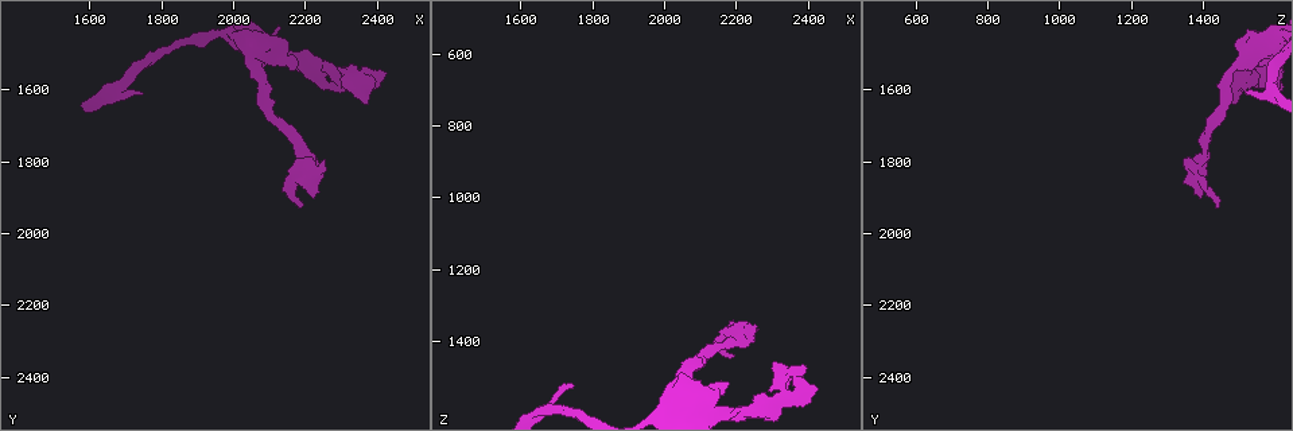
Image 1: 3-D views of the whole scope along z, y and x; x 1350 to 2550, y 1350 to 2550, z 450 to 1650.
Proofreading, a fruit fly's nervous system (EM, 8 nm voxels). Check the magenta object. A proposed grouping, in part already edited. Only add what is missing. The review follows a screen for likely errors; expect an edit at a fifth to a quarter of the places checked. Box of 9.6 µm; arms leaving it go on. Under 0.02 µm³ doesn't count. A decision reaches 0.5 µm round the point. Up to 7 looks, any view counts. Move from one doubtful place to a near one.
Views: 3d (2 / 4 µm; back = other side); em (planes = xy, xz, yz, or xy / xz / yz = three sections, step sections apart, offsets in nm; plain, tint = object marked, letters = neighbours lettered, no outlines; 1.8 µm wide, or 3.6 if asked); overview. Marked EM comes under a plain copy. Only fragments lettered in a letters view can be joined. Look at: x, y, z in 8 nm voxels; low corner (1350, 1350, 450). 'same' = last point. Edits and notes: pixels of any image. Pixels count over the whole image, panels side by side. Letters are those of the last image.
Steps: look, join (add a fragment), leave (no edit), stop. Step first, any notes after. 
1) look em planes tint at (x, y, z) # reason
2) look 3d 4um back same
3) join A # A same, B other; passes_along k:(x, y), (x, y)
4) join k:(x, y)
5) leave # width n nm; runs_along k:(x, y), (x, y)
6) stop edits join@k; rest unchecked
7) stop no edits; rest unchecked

look 3d 4um at (2080, 1470, 1590)

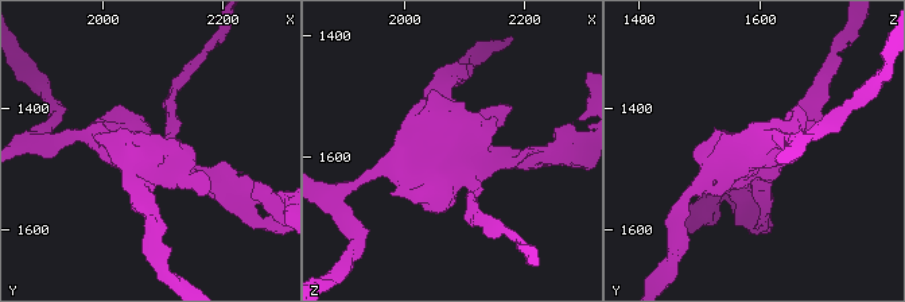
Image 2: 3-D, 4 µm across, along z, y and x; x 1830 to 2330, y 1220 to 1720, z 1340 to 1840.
look em 3.6um planes letters at (2085, 1480, 1585)

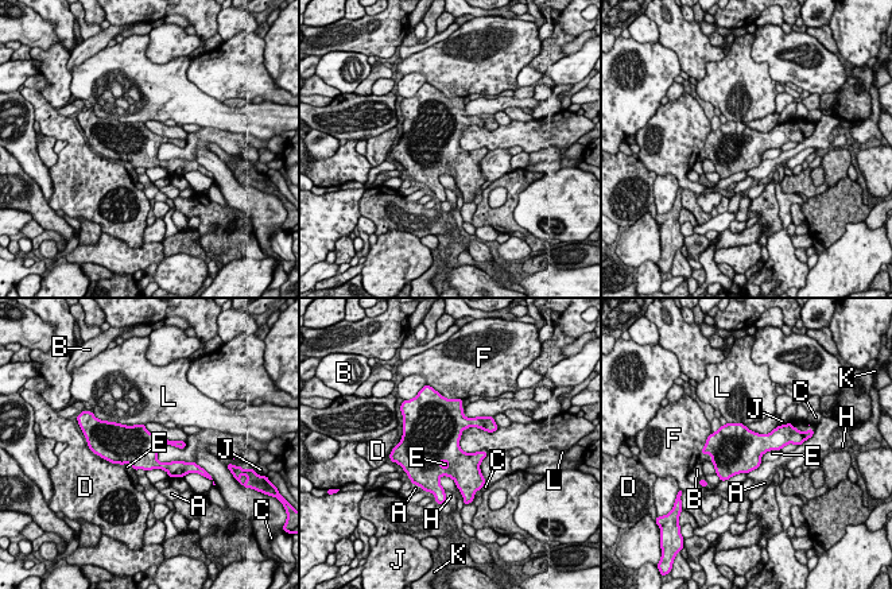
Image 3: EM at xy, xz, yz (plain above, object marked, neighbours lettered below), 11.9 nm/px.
leave # longest_contact H 320 nm; A other, B other, C other, D other, E other, F other, H other, J other, K other, L other; border 3:(779, 449), (766, 452), (760, 461); no lettered fragment goes on from it

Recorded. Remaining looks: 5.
look em planes tint at (2340, 1560, 1560) # a fork

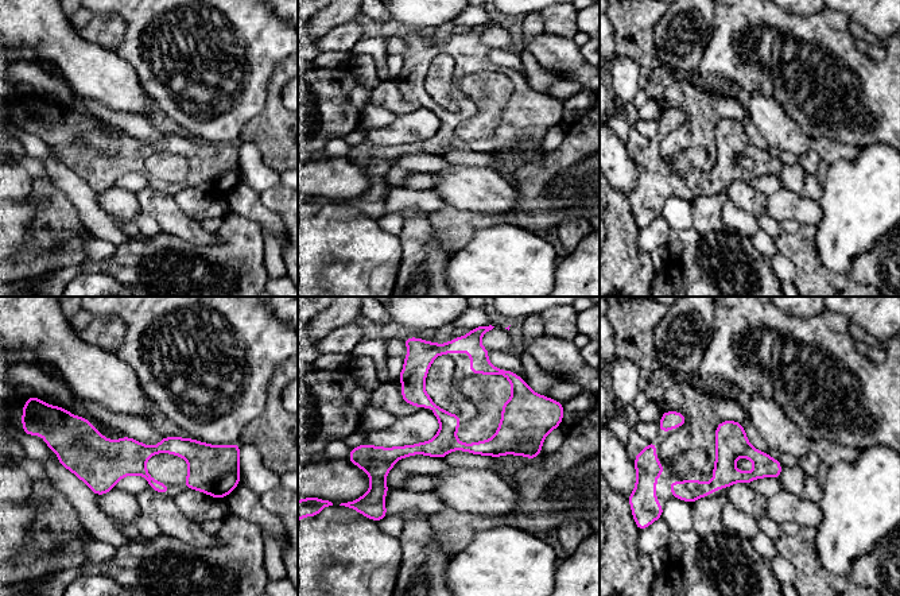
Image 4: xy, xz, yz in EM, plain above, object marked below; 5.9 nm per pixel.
look em planes letters same # see the neighbours

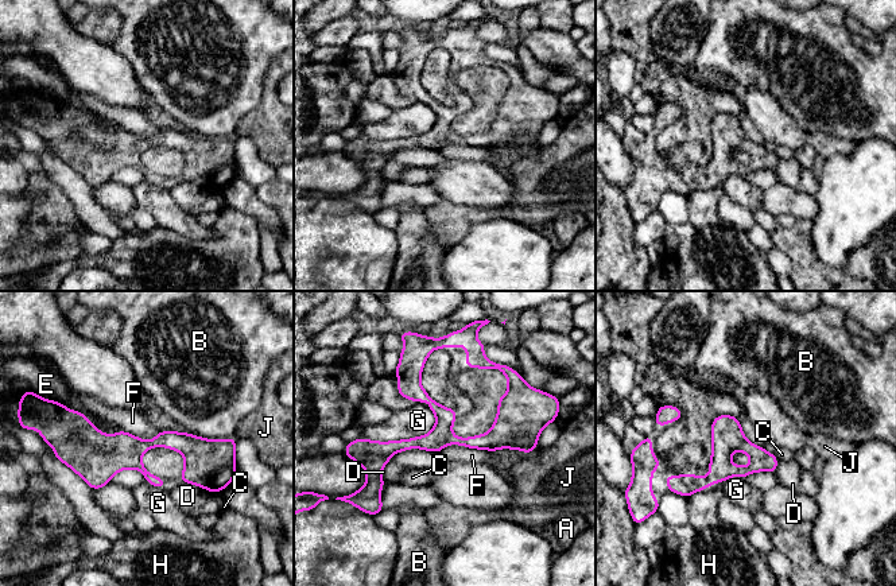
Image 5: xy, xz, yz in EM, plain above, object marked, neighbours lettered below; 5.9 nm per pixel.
leave # A other, B other, C other, D other, E other, F other, G other, H other, J other; border 5:(439, 450), (464, 445), (495, 451); none of them fits

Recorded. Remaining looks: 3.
look em xz step 4 tint at (2210, 1820, 1380)

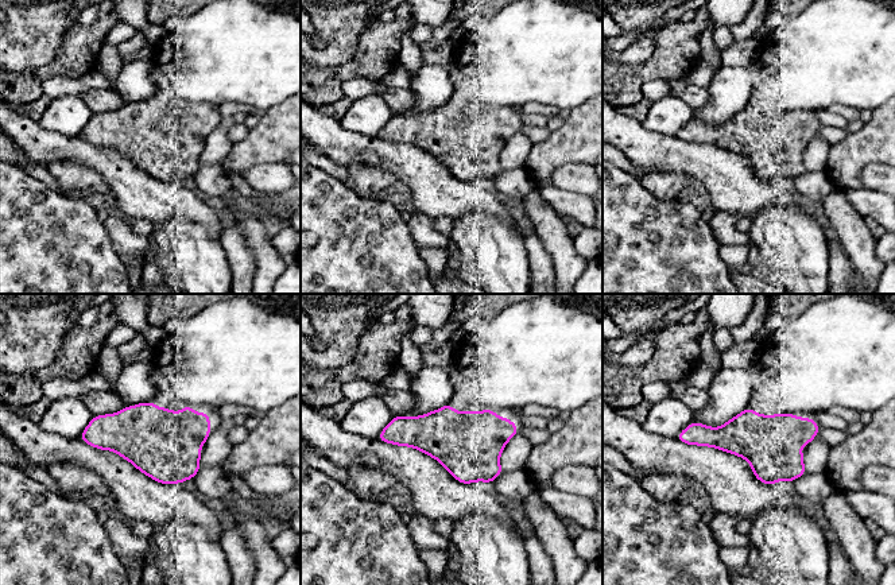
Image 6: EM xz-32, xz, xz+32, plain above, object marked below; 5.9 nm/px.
look em planes letters same

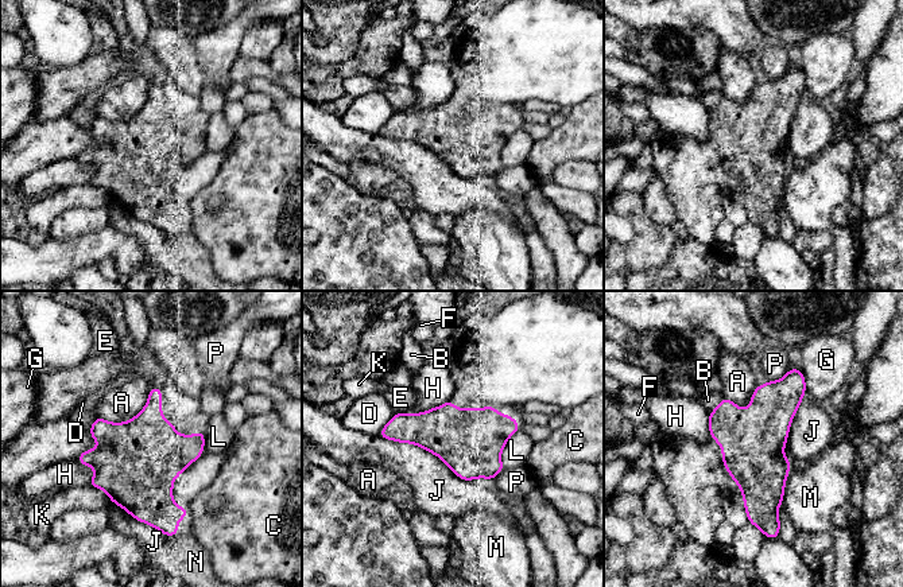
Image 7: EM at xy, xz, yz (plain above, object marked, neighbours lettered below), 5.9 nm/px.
join N # width 380 nm; A other, B other, C other, D other, E other, F other, G other, H other, J other, K other, L other, M other, N same, P other; it goes on there

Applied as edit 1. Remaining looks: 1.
stop edits join@7; rest unchecked

